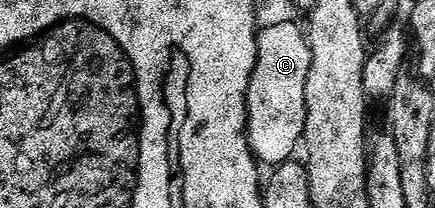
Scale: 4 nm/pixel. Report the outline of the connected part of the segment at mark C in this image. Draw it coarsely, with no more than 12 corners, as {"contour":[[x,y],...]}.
{"contour":[[259,31],[247,138],[255,159],[293,159],[307,122],[309,37]]}

